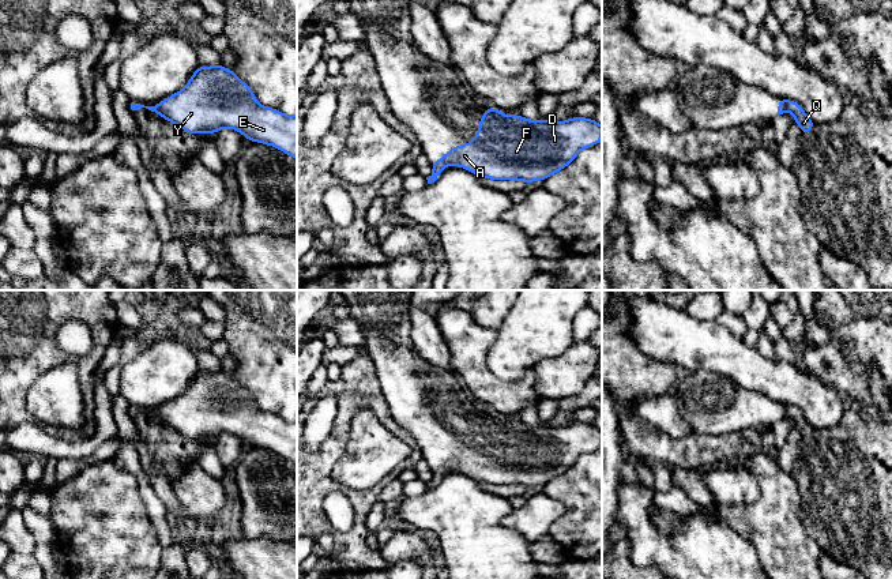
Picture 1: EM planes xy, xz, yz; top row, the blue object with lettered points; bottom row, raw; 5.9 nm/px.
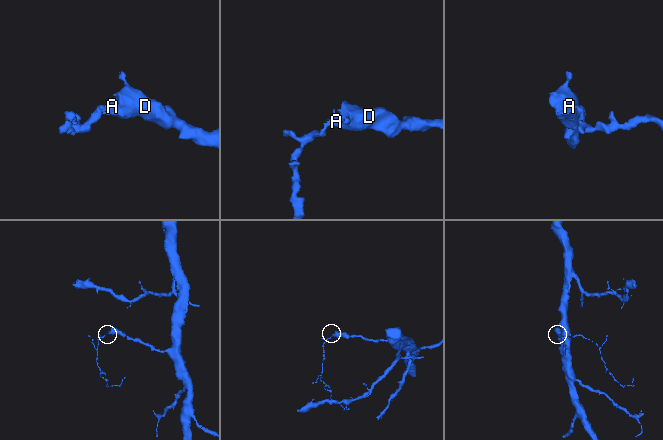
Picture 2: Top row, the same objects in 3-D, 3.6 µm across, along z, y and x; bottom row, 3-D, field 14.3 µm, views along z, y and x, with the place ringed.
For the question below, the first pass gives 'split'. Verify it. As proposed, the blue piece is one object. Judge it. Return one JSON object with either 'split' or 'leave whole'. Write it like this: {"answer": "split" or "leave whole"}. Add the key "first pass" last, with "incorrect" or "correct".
{"answer": "leave whole", "first pass": "incorrect"}

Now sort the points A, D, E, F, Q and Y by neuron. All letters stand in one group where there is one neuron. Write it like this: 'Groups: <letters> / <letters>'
Groups: A D E F Q Y

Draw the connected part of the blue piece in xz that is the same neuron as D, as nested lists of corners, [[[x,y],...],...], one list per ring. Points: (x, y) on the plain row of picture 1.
[[[494,411],[485,413],[485,421],[479,424],[479,437],[474,440],[473,447],[448,455],[440,466],[430,466],[434,474],[426,485],[428,489],[434,488],[444,471],[455,470],[483,484],[522,485],[526,489],[543,486],[568,471],[580,455],[596,450],[601,444],[602,432],[594,424],[572,422],[561,428],[542,424],[530,426],[520,420],[500,418]]]

